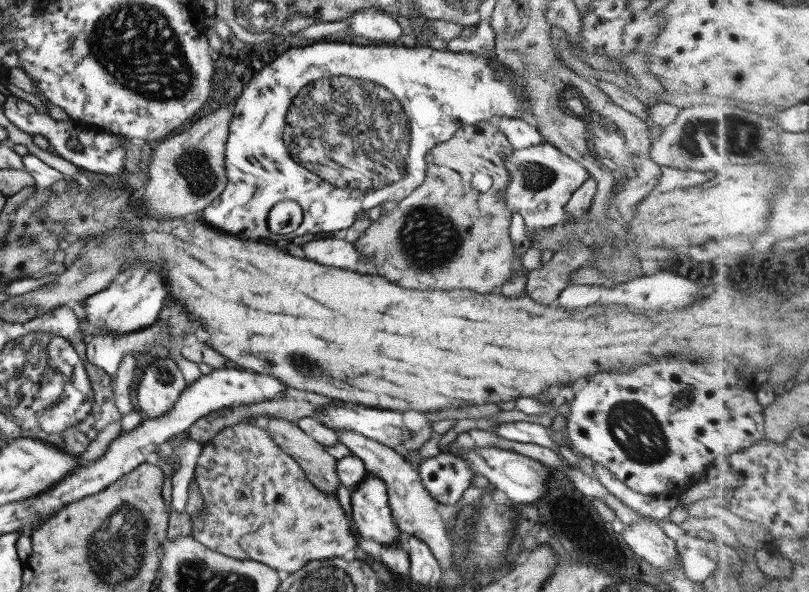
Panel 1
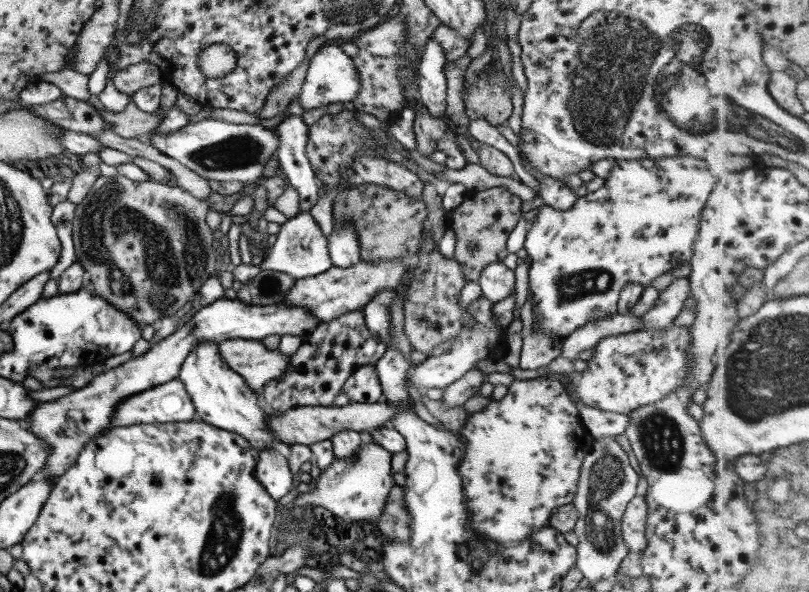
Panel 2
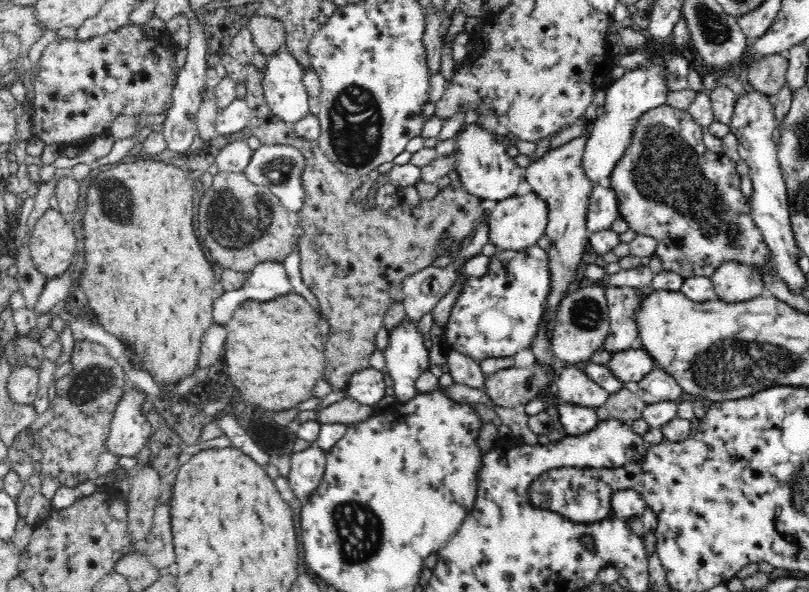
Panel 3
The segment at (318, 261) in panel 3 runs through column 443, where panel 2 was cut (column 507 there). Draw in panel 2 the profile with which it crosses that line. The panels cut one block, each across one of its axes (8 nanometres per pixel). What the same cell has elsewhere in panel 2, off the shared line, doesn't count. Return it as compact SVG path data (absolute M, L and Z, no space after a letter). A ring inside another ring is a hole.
M493 188L493 190L469 189L469 197L464 199L455 208L453 225L456 239L453 258L459 262L465 283L475 282L487 264L501 262L508 254L505 249L507 235L521 216L521 199L509 193L506 188ZM473 244L473 249L469 248Z

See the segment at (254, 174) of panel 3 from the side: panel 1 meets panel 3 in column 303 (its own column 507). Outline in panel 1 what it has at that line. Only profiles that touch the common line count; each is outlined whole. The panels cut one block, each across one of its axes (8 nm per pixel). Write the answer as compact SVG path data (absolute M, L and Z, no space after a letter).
M545 142L527 148L513 149L509 155L503 155L503 164L509 172L505 204L512 212L521 215L524 234L528 238L531 238L537 229L545 229L563 222L565 203L571 193L580 189L590 176L577 161Z

